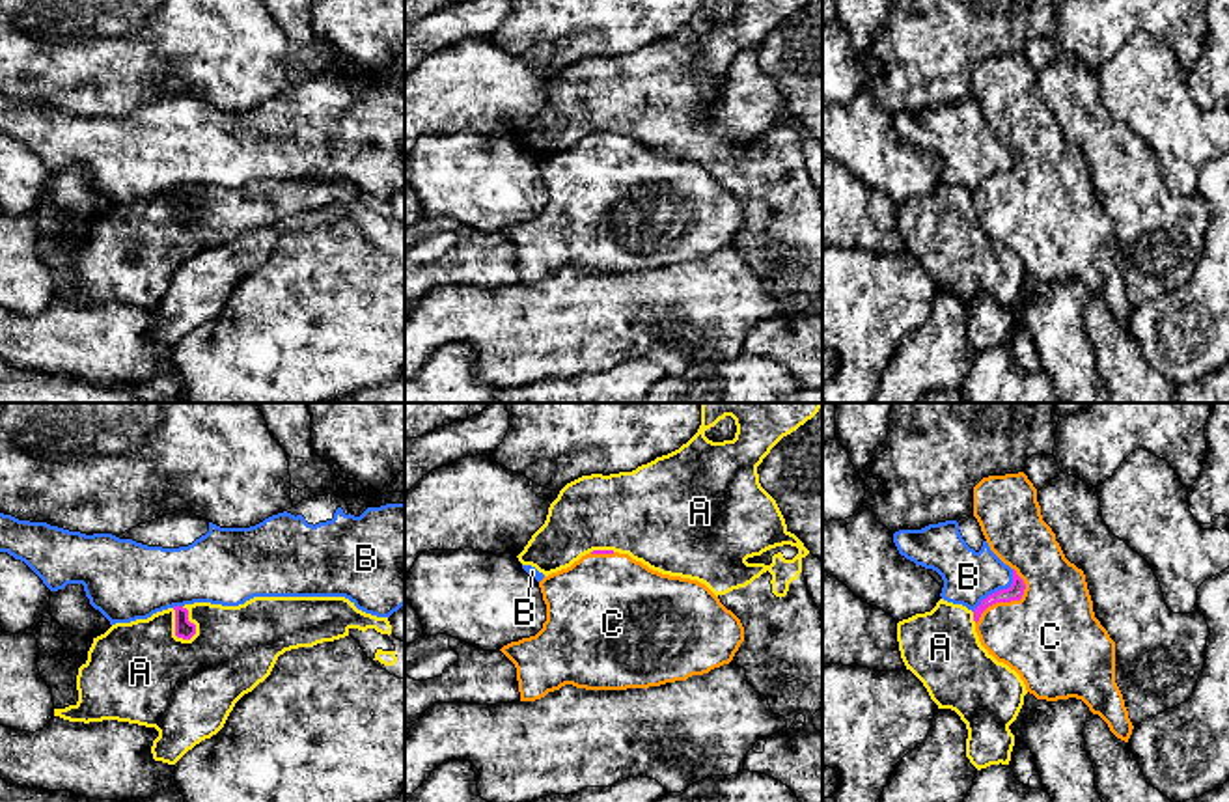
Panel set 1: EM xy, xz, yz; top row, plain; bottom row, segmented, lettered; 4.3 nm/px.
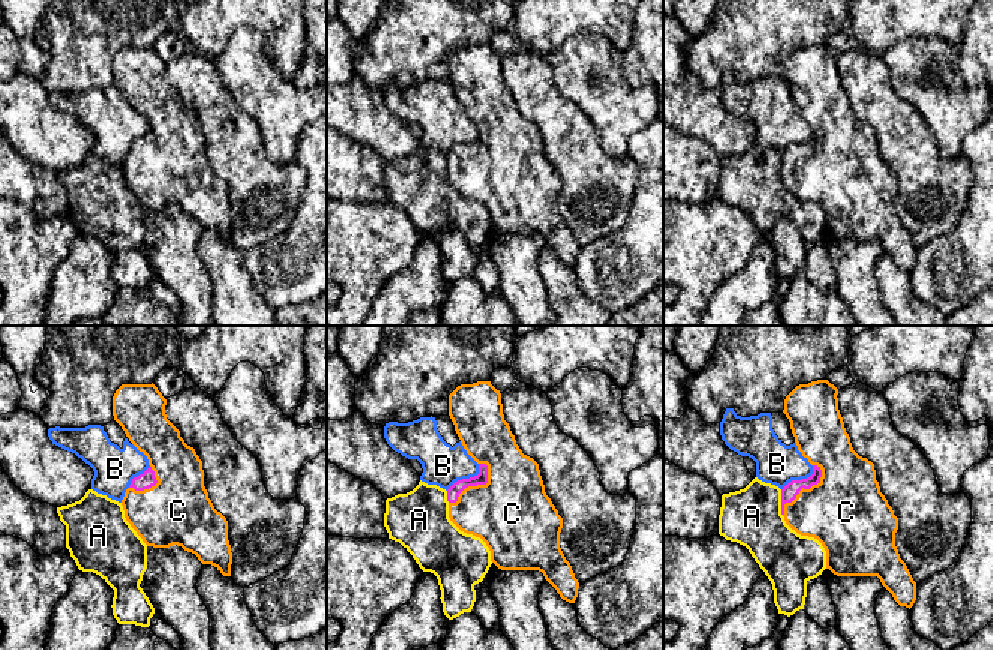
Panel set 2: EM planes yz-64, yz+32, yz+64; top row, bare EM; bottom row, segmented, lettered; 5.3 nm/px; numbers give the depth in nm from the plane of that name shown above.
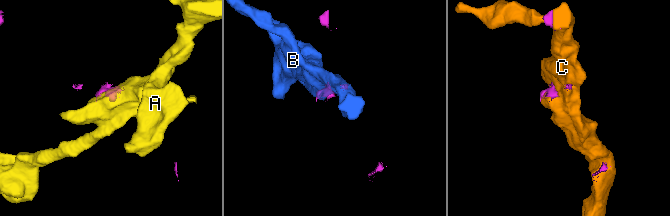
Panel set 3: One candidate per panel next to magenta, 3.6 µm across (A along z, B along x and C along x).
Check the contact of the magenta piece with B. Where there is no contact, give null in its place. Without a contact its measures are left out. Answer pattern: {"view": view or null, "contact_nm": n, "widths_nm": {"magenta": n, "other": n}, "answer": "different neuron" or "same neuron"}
{"view": "yz", "contact_nm": 260, "widths_nm": {"magenta": 70, "other": 220}, "answer": "different neuron"}

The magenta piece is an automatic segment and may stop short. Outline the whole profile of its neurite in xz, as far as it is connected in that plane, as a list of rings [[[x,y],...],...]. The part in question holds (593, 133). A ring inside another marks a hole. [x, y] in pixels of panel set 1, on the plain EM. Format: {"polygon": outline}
{"polygon": [[[593,132],[539,164],[546,187],[543,211],[500,233],[515,246],[520,283],[535,283],[565,267],[586,272],[649,270],[686,263],[729,246],[744,224],[740,201],[701,164],[662,157],[628,136]]]}

